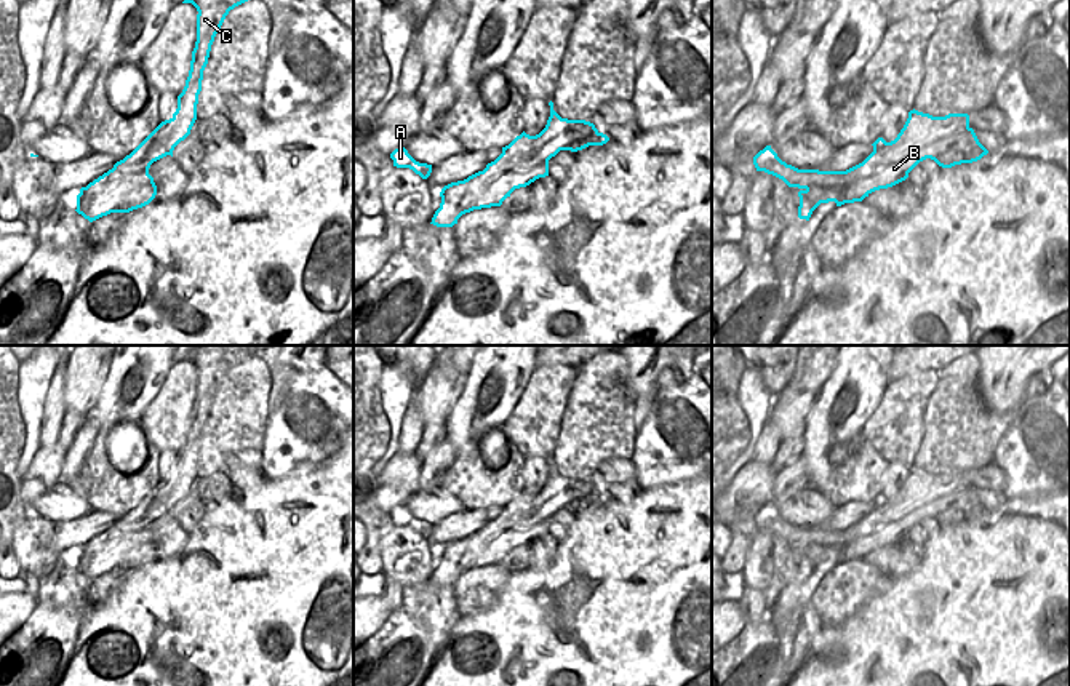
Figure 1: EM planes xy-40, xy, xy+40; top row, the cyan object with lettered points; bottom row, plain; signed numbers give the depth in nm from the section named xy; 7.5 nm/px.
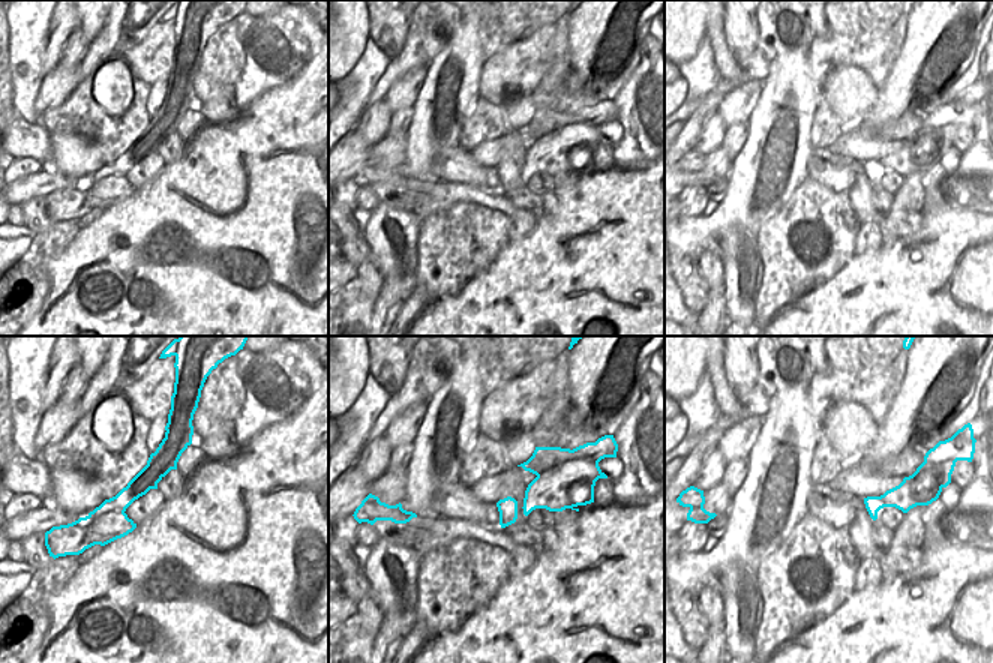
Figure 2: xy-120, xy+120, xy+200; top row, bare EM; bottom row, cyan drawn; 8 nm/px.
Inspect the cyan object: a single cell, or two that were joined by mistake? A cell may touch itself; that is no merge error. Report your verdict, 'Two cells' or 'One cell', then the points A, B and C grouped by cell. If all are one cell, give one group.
Two cells. Groups: A C / B.

